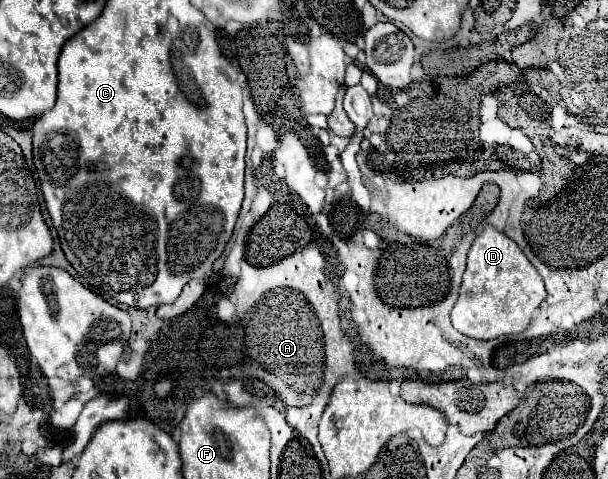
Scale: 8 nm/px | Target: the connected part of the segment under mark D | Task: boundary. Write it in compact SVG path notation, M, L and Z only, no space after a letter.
M486 226L468 252L468 266L460 286L458 302L452 308L452 326L464 336L476 340L494 340L506 334L518 334L530 324L532 312L544 300L542 276L522 254L518 244L494 226Z

